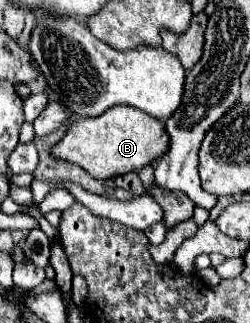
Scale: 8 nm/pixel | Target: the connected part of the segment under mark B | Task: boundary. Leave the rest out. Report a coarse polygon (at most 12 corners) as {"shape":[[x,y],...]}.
{"shape":[[133,106],[75,118],[53,156],[97,180],[139,172],[169,148]]}

